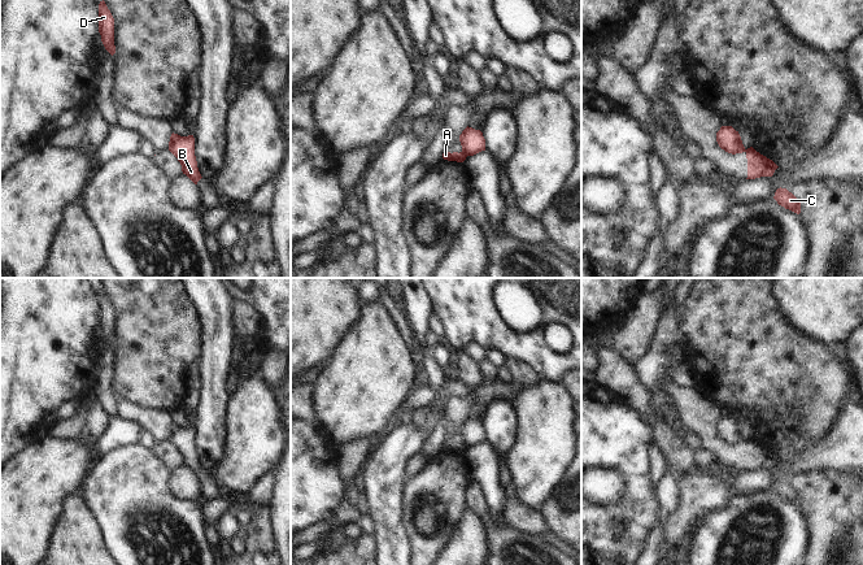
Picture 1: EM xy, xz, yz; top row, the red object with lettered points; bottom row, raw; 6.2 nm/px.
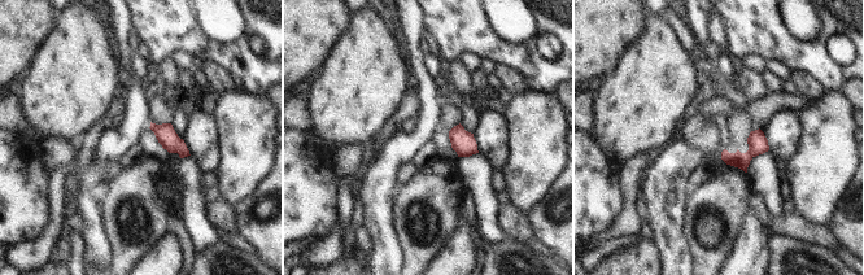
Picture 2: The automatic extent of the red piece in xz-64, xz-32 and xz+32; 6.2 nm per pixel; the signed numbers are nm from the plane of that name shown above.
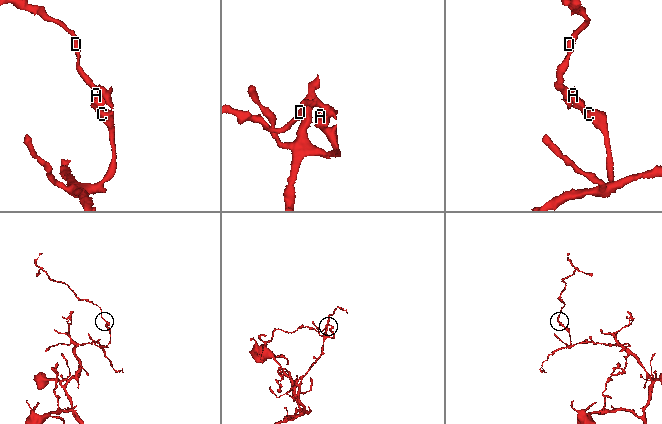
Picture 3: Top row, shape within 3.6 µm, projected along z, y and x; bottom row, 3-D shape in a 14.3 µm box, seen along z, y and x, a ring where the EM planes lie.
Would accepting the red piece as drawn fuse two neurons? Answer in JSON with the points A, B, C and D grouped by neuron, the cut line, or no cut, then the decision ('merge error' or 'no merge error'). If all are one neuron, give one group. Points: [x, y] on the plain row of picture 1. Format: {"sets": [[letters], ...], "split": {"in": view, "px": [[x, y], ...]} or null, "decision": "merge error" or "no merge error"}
{"sets": [["A", "C"], ["B", "D"]], "split": {"in": "xz", "px": [[462, 438], [466, 447]]}, "decision": "merge error"}

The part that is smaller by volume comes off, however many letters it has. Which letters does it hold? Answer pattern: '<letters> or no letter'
B, D.

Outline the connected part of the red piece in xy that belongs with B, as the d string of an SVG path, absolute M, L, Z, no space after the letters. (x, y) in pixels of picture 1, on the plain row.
M173 423L169 433L169 442L180 453L183 465L186 465L195 475L197 475L202 468L199 462L195 447L193 426L180 427Z

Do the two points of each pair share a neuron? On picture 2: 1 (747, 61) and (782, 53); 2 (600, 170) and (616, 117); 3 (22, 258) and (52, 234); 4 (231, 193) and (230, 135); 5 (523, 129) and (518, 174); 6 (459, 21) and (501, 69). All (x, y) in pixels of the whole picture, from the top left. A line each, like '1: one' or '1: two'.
1: two
2: two
3: one
4: one
5: one
6: two

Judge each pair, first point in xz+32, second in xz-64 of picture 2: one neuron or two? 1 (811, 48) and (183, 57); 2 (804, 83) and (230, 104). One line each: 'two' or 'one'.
1: two
2: two

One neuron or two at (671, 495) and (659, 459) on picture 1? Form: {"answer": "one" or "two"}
{"answer": "two"}

